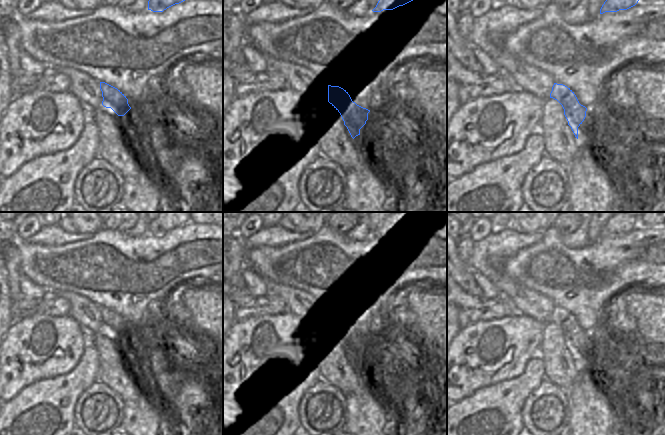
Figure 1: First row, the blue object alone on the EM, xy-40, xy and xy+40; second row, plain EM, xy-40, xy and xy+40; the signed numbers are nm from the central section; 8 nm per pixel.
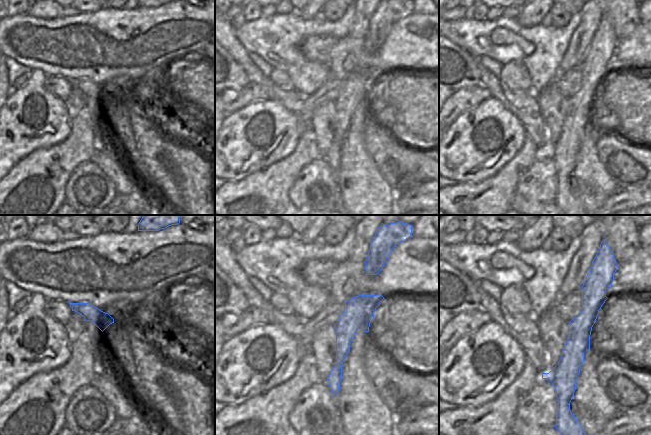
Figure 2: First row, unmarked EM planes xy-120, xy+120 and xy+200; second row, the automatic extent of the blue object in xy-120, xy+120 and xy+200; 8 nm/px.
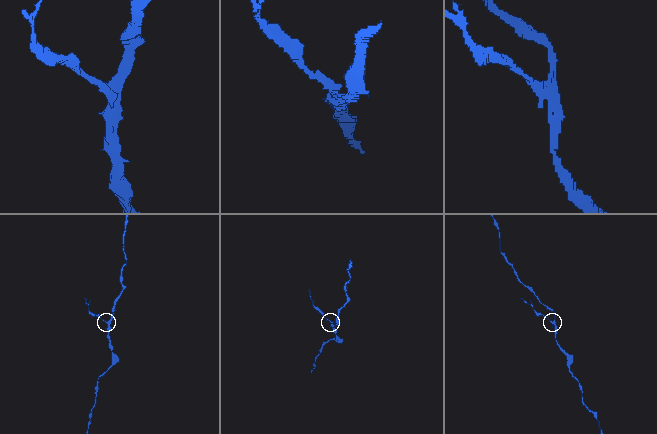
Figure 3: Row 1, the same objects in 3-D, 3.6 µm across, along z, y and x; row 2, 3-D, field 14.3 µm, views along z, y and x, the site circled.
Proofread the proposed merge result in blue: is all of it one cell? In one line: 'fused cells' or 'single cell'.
fused cells

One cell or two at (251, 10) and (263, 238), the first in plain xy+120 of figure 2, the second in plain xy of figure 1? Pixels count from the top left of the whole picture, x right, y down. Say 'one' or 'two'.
two

